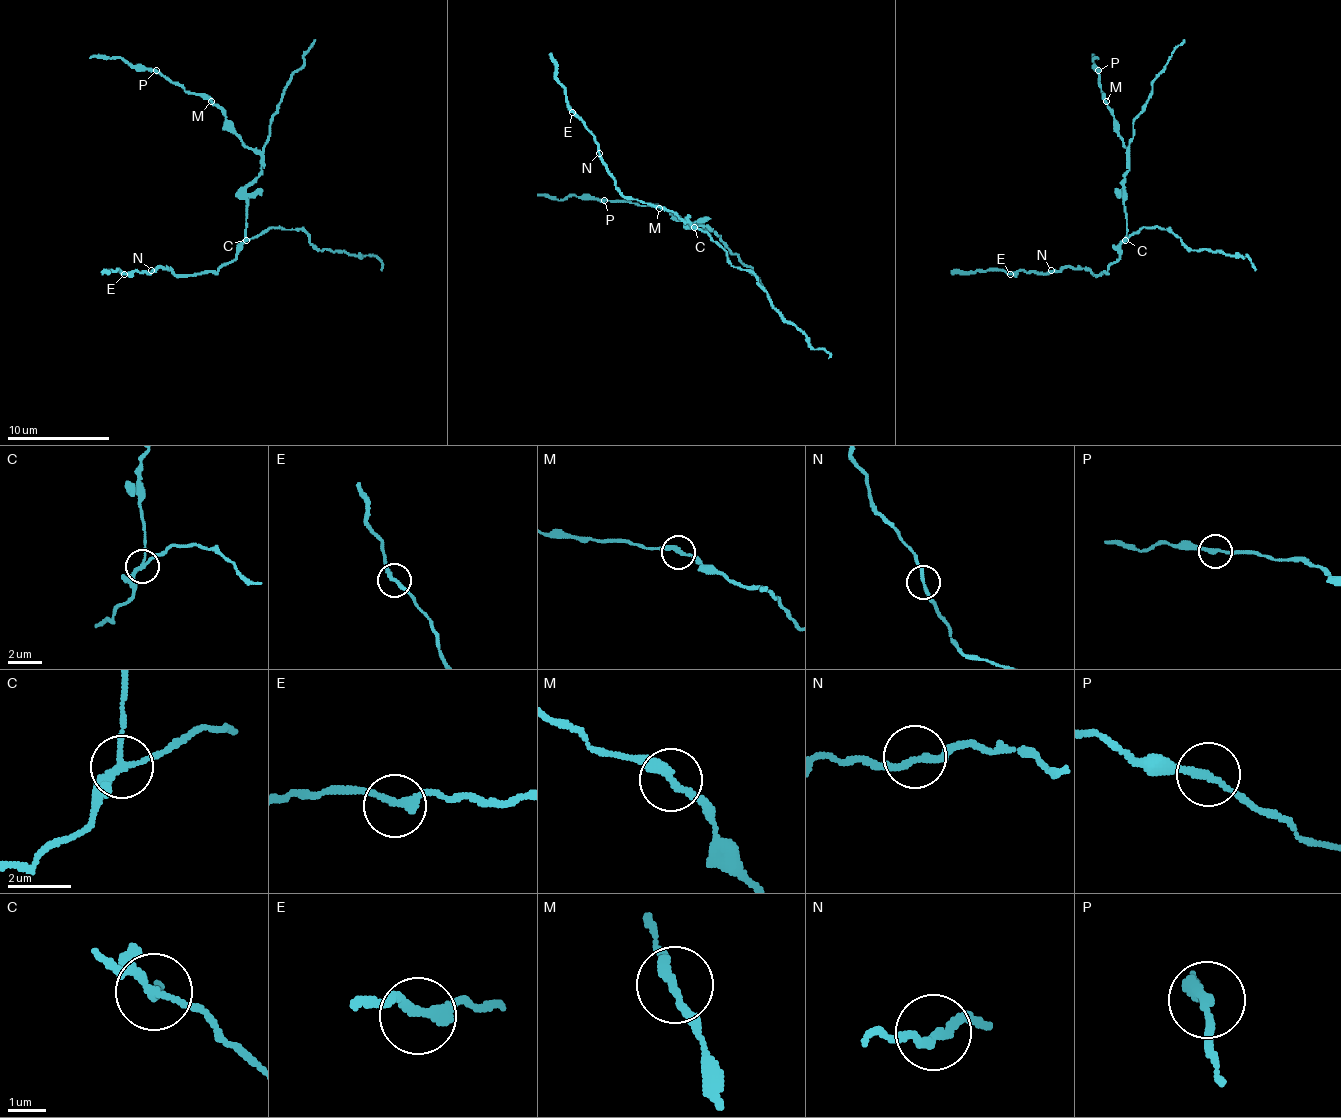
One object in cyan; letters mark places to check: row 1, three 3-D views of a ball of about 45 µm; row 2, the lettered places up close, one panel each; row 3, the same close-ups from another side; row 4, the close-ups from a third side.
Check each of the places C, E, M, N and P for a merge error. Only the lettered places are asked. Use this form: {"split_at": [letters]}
{"split_at": ["C", "M"]}

